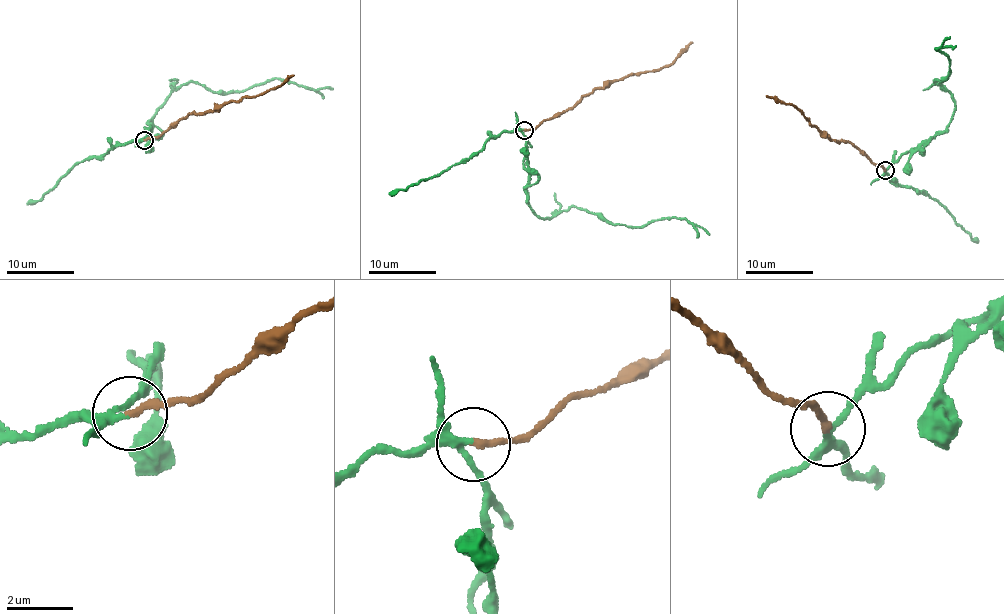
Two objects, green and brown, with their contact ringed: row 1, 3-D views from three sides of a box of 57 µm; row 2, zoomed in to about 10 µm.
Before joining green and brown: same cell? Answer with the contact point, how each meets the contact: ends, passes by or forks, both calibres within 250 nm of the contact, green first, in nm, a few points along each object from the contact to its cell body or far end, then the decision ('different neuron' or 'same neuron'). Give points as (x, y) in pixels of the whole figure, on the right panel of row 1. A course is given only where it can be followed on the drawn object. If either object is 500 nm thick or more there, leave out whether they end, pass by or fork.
(885, 170) | green forks | brown ends | 160/220 nm | green via (885, 170), (946, 128), (953, 97), (934, 81), (941, 81), (949, 67), (946, 54), (935, 48), (949, 36) | brown via (885, 170), (859, 148), (825, 135), (800, 110), (766, 95) | different neuron

